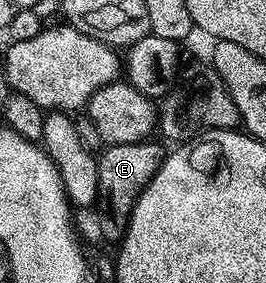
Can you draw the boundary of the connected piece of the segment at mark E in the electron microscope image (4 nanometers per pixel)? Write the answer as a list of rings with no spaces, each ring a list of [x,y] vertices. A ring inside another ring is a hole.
[[[155,139],[137,143],[106,146],[98,154],[99,163],[99,233],[107,241],[122,242],[131,222],[131,212],[145,187],[157,175],[165,156],[165,149]],[[103,153],[103,154],[102,154]]]

